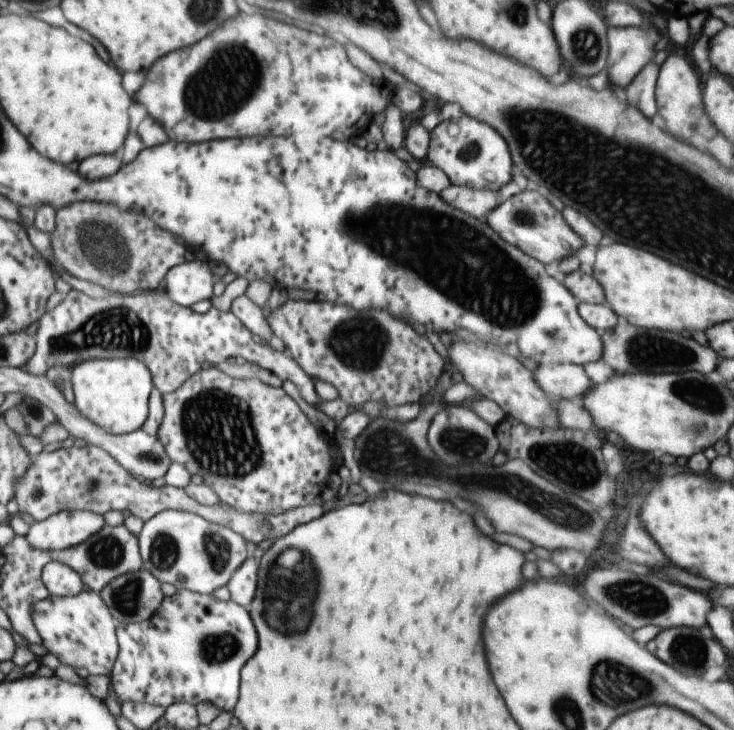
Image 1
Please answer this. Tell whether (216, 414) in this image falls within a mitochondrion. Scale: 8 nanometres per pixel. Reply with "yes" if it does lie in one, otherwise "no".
yes

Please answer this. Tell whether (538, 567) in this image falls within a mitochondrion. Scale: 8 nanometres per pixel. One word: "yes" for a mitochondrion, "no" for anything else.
no

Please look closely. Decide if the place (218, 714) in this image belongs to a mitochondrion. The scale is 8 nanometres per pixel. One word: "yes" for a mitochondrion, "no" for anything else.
no

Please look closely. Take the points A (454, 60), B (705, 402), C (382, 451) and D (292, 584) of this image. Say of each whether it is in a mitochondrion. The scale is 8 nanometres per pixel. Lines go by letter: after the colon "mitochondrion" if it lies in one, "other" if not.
A: other
B: mitochondrion
C: mitochondrion
D: mitochondrion

